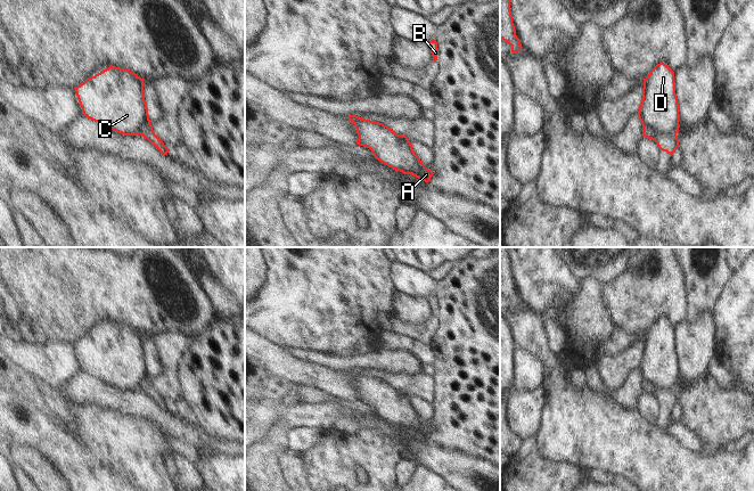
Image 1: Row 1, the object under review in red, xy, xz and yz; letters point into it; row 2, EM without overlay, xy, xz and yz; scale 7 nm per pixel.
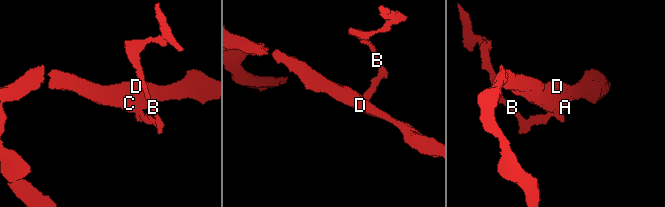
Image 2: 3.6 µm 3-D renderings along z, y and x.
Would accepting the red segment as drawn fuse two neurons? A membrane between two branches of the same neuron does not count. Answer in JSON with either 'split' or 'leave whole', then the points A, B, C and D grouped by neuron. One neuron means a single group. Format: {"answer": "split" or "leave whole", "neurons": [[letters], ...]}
{"answer": "split", "neurons": [["A", "C", "D"], ["B"]]}

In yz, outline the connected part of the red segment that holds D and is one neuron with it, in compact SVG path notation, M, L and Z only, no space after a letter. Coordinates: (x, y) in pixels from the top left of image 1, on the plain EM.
M659 318L642 335L642 354L638 366L641 379L656 388L679 388L674 327Z

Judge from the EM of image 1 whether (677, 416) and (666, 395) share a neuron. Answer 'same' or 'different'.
different

